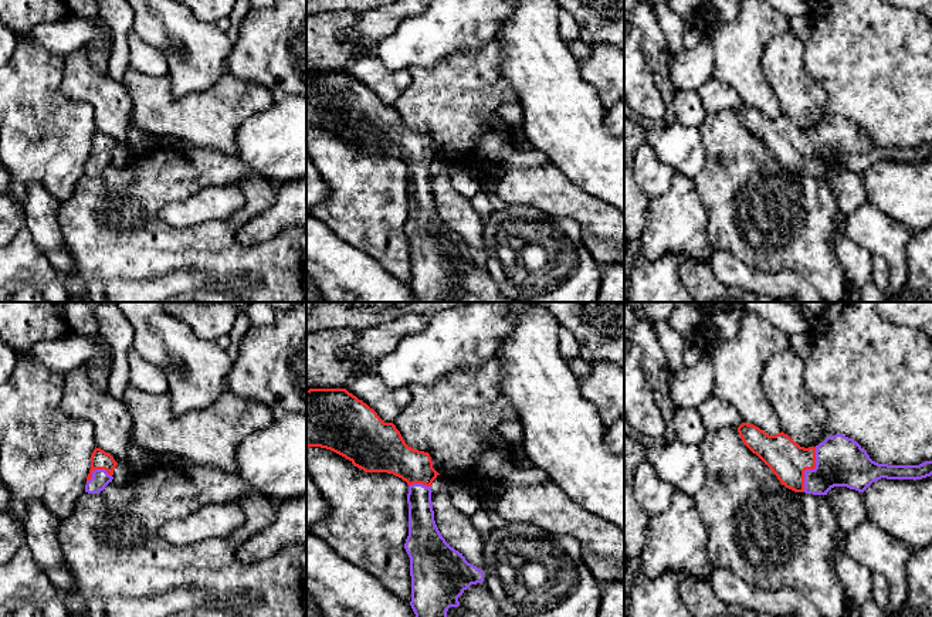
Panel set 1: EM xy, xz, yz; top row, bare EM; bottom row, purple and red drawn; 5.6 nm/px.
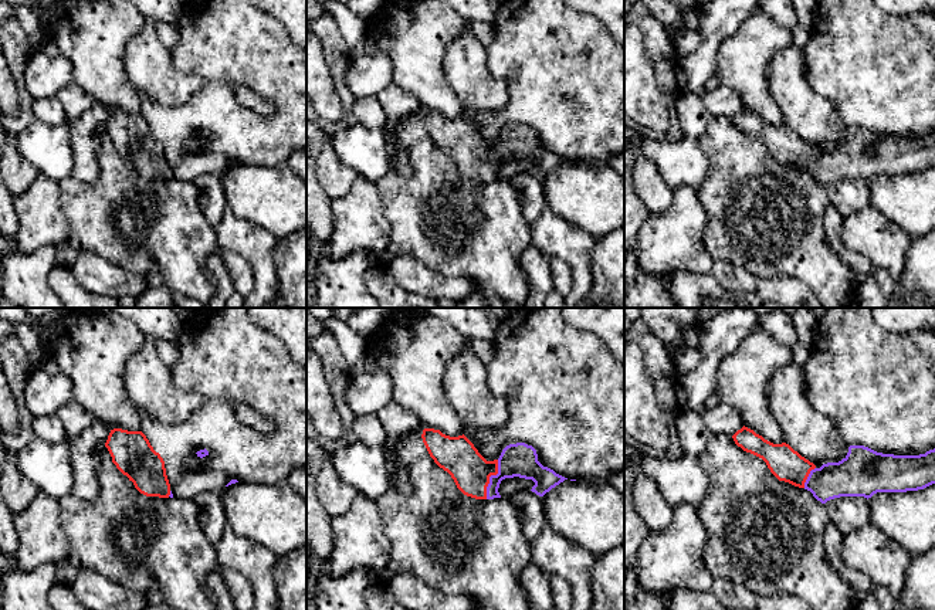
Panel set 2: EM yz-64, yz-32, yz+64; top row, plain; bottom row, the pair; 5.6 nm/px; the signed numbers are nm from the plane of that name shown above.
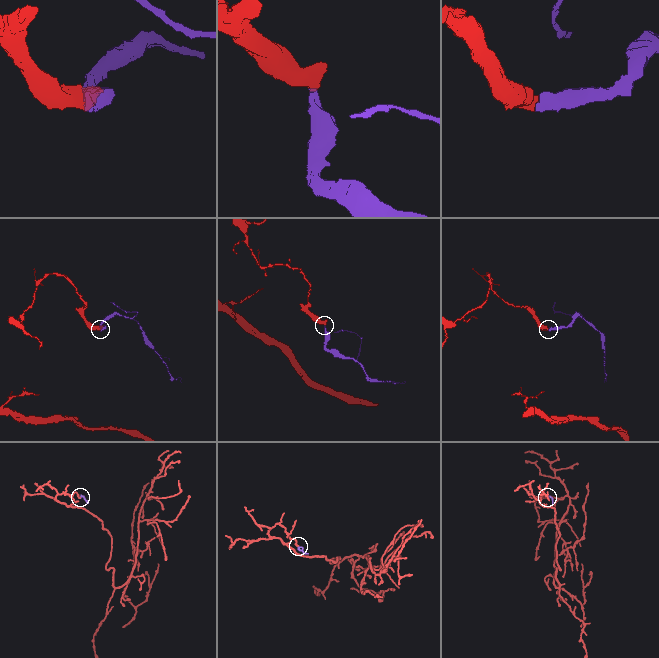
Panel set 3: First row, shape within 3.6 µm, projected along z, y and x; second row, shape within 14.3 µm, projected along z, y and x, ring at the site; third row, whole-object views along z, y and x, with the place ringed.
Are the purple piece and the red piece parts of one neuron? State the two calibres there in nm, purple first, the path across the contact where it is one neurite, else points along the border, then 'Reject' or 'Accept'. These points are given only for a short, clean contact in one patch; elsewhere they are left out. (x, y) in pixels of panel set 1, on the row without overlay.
Thickness 280 nm (purple) against 220 nm. Path across: yz (840, 143), (817, 152), (809, 152), (800, 152), (788, 142). Accept

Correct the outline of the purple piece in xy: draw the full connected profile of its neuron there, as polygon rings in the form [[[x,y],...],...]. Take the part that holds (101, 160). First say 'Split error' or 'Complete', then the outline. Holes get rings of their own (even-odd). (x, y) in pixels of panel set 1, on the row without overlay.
Split error. [[[101,130],[94,132],[91,138],[91,152],[87,159],[85,174],[99,176],[113,162],[113,150],[118,145],[113,139]]]

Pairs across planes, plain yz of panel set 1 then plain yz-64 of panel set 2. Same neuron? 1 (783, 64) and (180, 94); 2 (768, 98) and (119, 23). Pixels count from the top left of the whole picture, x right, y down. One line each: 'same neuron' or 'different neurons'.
1: same neuron
2: same neuron

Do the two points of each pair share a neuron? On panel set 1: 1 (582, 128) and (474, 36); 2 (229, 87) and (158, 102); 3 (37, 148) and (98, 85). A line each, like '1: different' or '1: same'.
1: different
2: same
3: different

